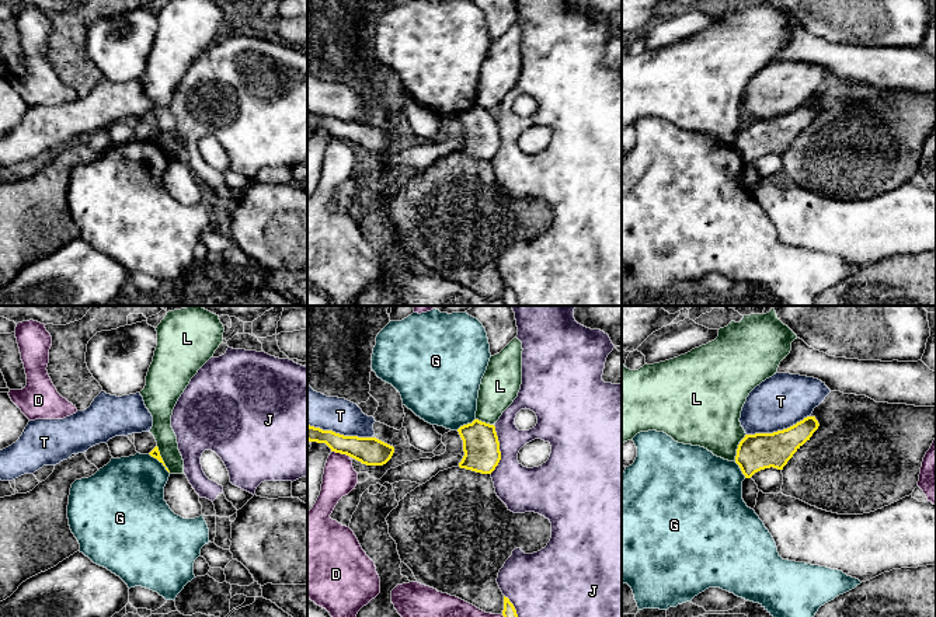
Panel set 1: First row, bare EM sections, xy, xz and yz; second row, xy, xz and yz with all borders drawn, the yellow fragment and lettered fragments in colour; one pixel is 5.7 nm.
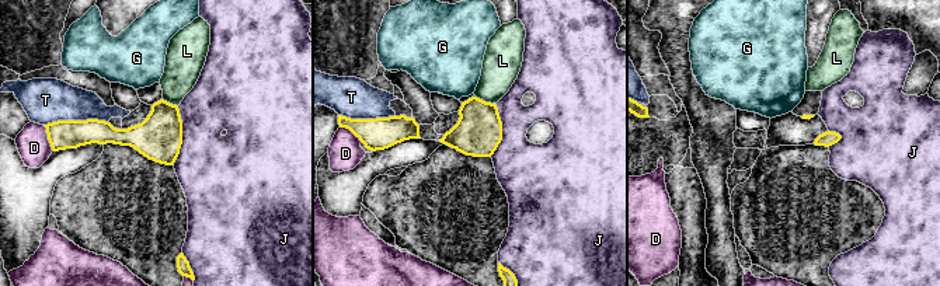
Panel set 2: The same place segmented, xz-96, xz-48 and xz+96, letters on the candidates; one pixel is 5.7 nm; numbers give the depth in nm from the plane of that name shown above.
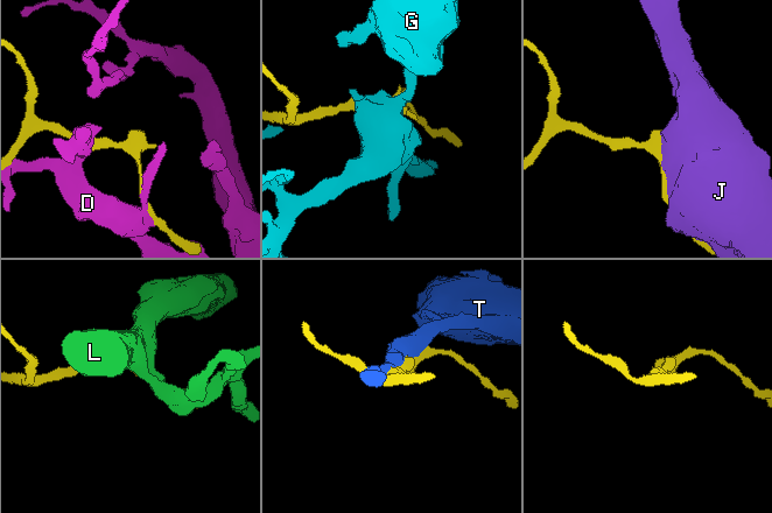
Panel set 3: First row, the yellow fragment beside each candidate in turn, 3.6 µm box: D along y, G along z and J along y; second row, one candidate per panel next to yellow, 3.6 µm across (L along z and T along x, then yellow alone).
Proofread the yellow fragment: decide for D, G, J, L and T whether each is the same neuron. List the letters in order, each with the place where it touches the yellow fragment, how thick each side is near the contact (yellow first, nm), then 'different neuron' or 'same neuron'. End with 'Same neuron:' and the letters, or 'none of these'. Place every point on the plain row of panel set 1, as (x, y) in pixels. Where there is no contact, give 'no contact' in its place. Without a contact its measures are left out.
D: contact xz (341, 139); calibres 160 and 190 nm; different neuron
G: contact xy (160, 147); calibres 50 and 400 nm; different neuron
J: contact xz (498, 135); calibres 200 and 240 nm; different neuron
L: contact xy (162, 145); calibres 50 and 120 nm; different neuron
T: contact xz (338, 119); calibres 160 and 200 nm; different neuron
Same neuron: none of these

